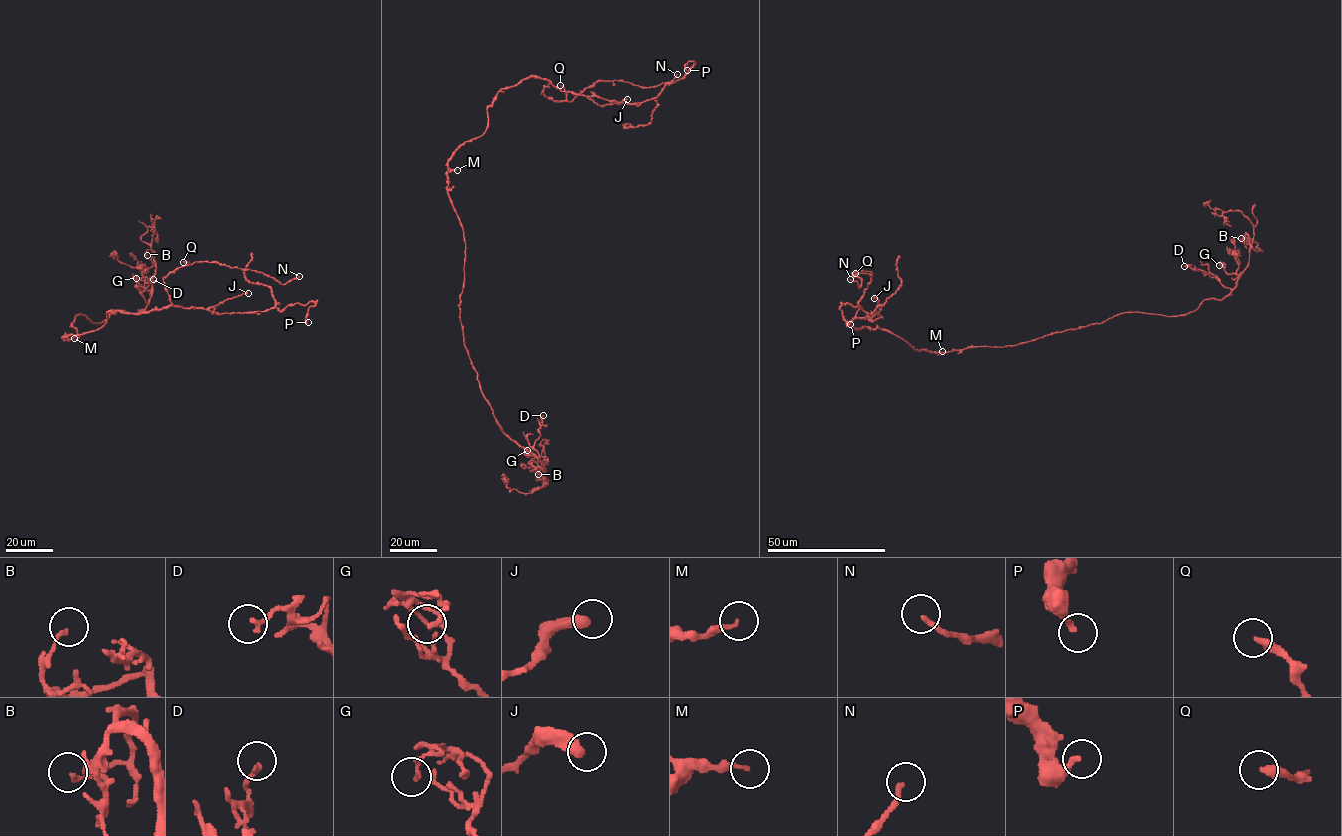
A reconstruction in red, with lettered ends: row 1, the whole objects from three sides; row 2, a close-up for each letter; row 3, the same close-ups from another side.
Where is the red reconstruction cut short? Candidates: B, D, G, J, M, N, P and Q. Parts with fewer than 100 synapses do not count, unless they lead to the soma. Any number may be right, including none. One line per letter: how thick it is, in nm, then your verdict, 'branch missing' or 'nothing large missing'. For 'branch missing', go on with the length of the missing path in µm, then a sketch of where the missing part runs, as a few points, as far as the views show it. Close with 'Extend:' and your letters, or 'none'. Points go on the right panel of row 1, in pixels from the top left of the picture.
B: 140 nm thick; nothing large missing
D: 170 nm thick; nothing large missing
G: 140 nm thick; nothing large missing
J: 460 nm thick; nothing large missing
M: 160 nm thick; nothing large missing
N: 180 nm thick; nothing large missing
P: 240 nm thick; nothing large missing
Q: 320 nm thick; nothing large missing
Extend: none

